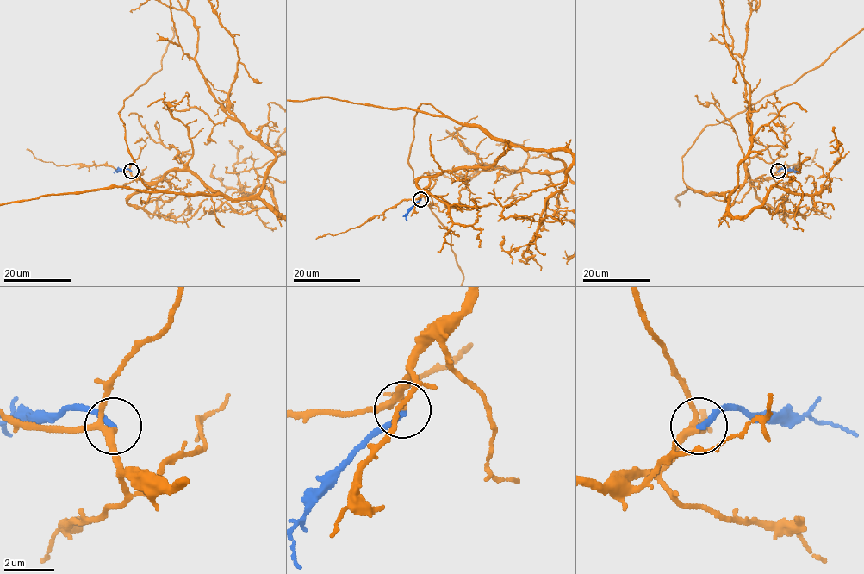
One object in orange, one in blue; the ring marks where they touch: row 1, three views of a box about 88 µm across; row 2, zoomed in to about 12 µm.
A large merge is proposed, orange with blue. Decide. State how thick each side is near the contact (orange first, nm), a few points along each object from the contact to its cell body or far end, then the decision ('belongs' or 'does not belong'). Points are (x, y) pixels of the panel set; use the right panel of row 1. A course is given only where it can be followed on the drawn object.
200/240 nm | orange via (778, 171), (696, 191), (682, 155), (708, 124), (817, 68) | blue via (778, 171), (790, 169), (798, 172) | belongs

